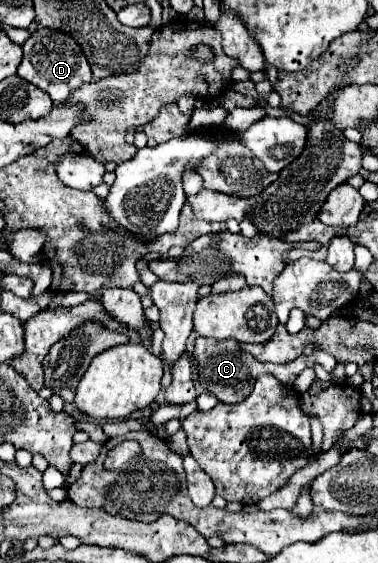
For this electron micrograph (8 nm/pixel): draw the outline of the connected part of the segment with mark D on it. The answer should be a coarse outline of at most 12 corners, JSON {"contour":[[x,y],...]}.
{"contour":[[38,27],[18,75],[54,103],[92,81],[80,45]]}

